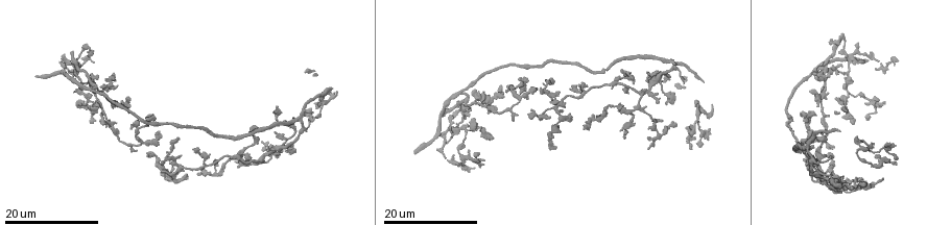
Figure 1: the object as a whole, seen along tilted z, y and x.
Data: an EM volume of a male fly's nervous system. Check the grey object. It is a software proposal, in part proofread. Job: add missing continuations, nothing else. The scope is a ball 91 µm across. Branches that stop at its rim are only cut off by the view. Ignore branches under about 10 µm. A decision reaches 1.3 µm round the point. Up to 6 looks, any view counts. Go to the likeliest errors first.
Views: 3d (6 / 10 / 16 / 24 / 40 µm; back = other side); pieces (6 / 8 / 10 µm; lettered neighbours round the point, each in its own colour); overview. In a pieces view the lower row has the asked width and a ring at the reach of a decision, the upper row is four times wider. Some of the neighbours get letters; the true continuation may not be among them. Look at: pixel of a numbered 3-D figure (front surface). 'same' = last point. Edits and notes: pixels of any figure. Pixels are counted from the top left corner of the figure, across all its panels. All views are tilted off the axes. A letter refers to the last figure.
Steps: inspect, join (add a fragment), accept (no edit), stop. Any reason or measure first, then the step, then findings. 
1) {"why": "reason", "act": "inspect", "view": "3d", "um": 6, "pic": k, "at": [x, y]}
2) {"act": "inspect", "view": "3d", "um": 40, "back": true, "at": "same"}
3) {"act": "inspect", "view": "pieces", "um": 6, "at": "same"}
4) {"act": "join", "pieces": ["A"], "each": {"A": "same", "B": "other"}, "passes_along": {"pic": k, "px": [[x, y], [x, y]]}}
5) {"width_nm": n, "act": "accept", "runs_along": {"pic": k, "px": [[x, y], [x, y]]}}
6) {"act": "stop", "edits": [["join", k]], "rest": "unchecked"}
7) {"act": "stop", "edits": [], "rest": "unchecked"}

{"why": "tapers out", "act": "inspect", "view": "3d", "um": 24, "pic": 1, "at": [309, 120]}

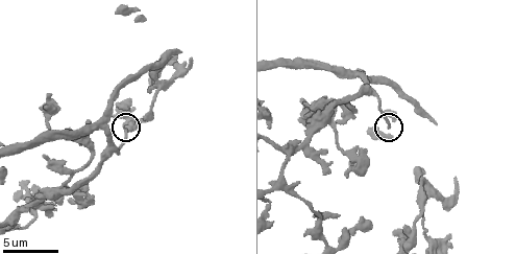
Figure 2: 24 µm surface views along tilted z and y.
{"act": "inspect", "view": "pieces", "um": 8, "pic": 2, "at": [390, 128]}

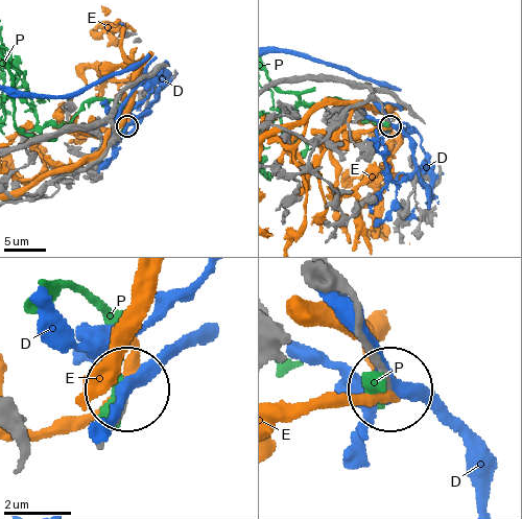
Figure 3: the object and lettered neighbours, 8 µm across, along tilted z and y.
{"act": "accept", "each": {"D": "other", "E": "other", "P": "other"}, "runs_along": {"pic": 3, "px": [[334, 279], [359, 308], [366, 356], [388, 388]]}, "found": "none of them fits"}

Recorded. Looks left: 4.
{"why": "long arm stops here", "act": "inspect", "view": "3d", "um": 24, "pic": 1, "at": [585, 129]}

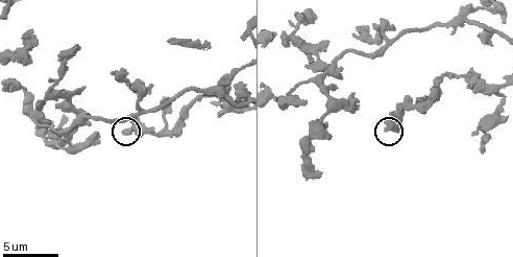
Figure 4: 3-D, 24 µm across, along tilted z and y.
{"act": "inspect", "view": "pieces", "um": 6, "pic": 4, "at": [385, 130]}

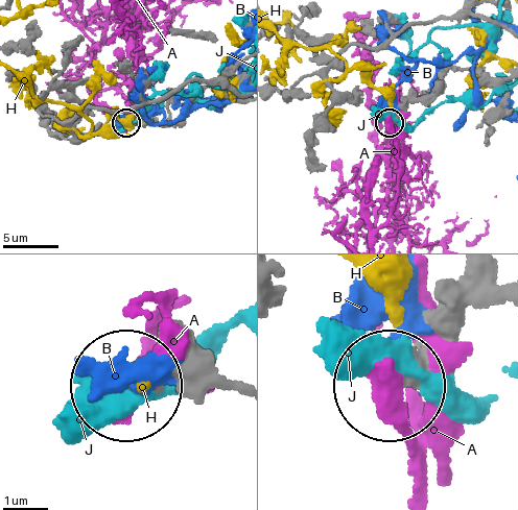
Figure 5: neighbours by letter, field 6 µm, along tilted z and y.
{"act": "accept", "each": {"A": "other", "B": "other", "H": "other", "J": "other"}, "found": "none of them fits"}

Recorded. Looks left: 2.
{"why": "free end", "act": "inspect", "view": "3d", "um": 16, "pic": 1, "at": [520, 93]}

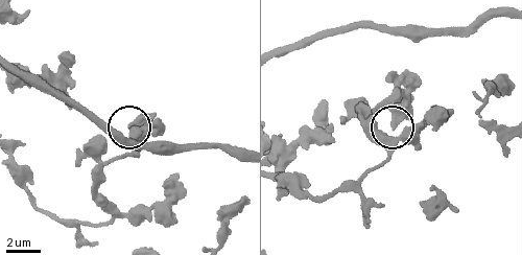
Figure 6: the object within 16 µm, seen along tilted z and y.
{"act": "inspect", "view": "pieces", "um": 6, "pic": 6, "at": [393, 125]}

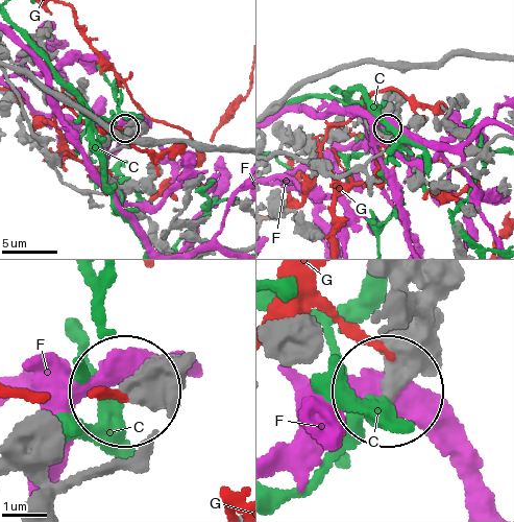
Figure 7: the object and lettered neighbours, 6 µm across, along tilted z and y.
{"act": "accept", "each": {"C": "other", "F": "other", "G": "other"}, "found": "none of them fits"}

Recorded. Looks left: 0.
{"act": "stop", "edits": [], "rest": "unchecked"}

